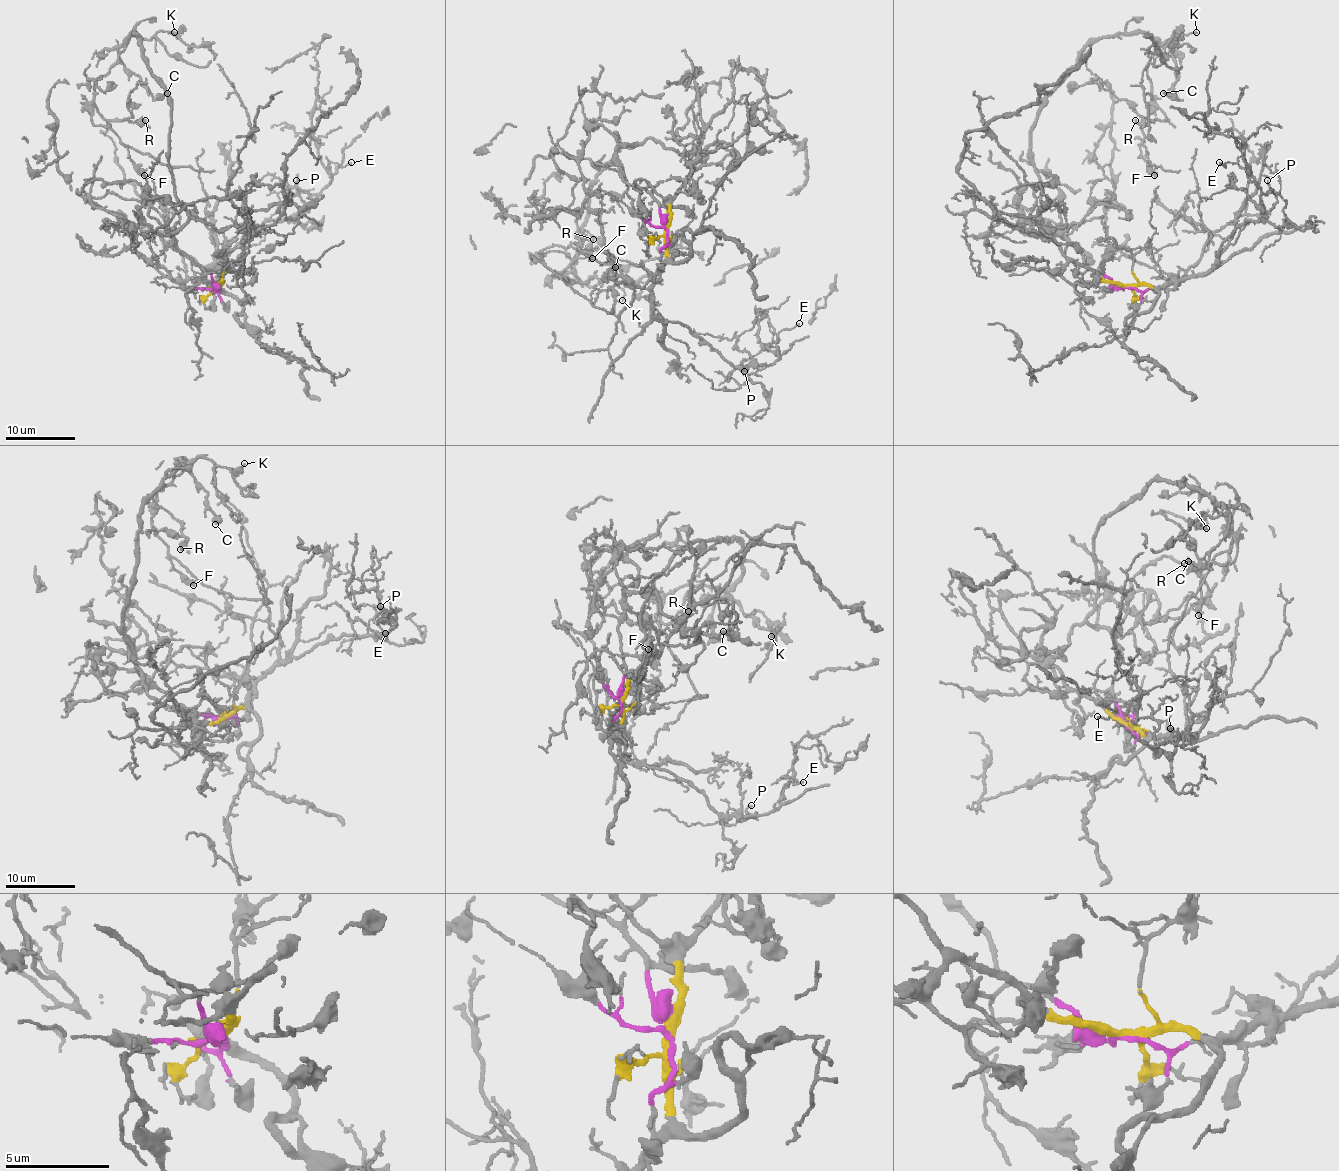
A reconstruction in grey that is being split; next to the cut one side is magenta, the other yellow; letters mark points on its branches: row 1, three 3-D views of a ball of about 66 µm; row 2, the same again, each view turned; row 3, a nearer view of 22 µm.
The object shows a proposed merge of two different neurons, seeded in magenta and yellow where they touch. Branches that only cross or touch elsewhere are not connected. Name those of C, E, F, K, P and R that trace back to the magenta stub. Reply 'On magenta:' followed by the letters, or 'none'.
On magenta: C, F, K, R

